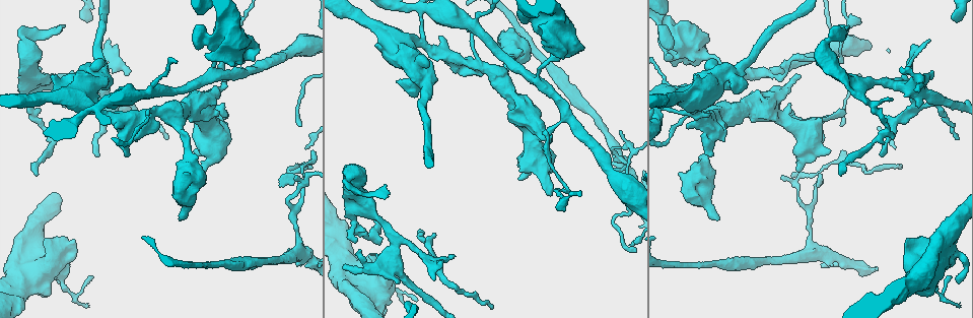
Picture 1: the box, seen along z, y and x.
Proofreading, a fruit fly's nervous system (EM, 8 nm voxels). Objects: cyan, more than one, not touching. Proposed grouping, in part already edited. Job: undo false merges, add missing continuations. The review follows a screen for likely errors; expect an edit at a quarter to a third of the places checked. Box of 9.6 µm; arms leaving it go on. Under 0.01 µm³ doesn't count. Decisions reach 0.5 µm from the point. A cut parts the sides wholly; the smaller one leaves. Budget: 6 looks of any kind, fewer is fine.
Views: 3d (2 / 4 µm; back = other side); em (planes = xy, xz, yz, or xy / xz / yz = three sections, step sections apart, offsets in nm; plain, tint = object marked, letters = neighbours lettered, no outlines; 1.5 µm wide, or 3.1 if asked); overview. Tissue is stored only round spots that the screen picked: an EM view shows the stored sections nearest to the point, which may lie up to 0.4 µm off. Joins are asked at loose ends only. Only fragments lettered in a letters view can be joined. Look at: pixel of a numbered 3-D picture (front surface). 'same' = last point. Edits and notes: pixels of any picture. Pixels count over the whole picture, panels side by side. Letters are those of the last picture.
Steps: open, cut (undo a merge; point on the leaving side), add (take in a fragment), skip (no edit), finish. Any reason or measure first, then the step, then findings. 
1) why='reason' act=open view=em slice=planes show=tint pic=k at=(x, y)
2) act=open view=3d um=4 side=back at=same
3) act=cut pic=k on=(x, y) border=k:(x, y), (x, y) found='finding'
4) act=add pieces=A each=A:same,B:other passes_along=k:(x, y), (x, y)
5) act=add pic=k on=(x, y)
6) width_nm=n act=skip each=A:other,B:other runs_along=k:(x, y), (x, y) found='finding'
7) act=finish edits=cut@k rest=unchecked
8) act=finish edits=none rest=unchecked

why='calibre changes' act=open view=em slice=planes show=tint pic=1 at=(392, 266)

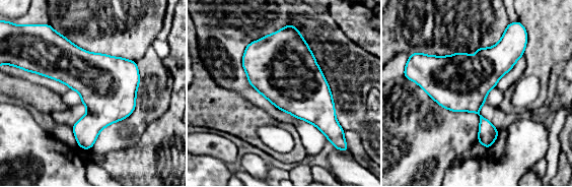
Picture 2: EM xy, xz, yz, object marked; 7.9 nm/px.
why='see the neighbours' act=open view=em slice=planes show=letters at=same

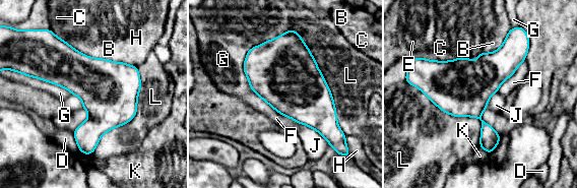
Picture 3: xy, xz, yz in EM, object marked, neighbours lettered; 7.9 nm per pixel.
act=skip each=B:other,C:other,D:other,E:other,F:other,G:other,H:other,J:other,K:other,L:other found='continuous, no second cell'

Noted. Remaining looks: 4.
why='calibre changes' act=open view=em slice=yz step=4 show=plain pic=1 at=(446, 55)

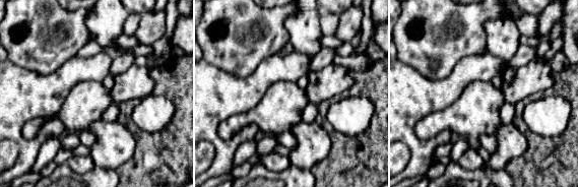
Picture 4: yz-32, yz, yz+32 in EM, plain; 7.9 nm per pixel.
act=open view=em slice=yz step=4 show=letters at=same

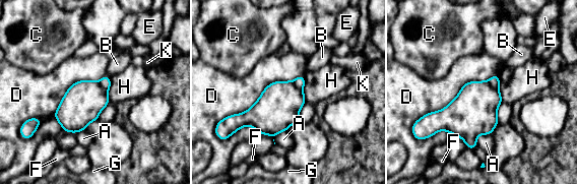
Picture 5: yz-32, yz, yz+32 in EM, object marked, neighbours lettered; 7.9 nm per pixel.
width_nm=340 longest_contact=D:750nm act=cut pic=5 on=(494, 80) each=A:other,B:other,C:other,D:other,E:other,F:other,G:other,H:other,K:other found='two cells meet here'

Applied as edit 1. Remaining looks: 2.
act=finish edits=cut@5 rest=unchecked

